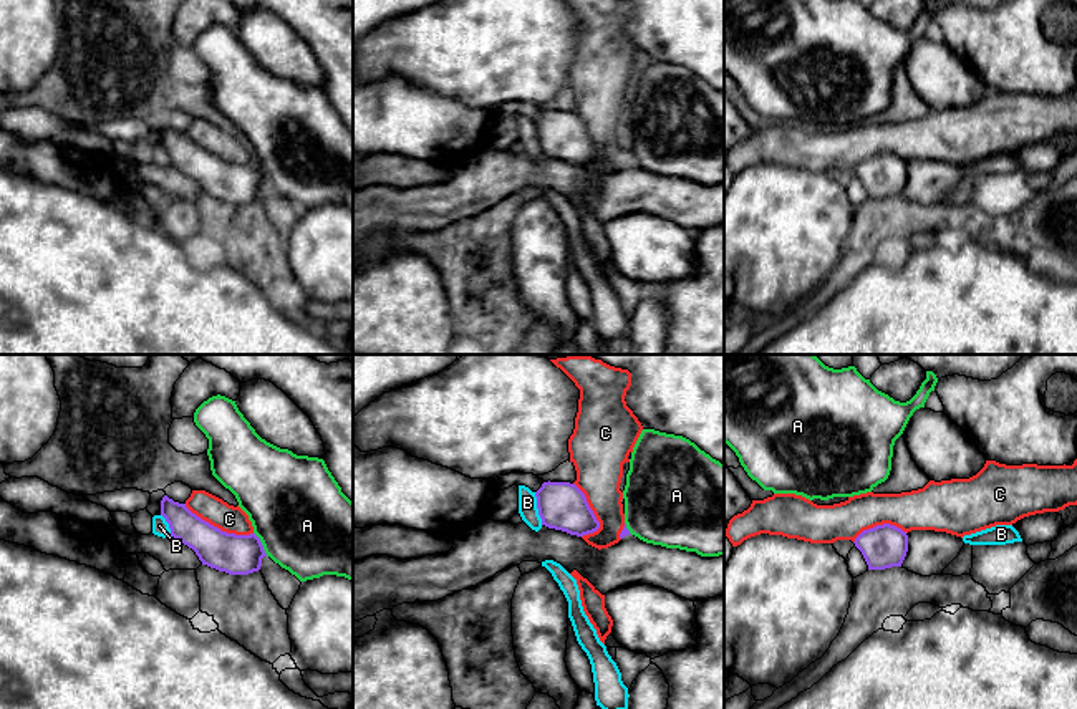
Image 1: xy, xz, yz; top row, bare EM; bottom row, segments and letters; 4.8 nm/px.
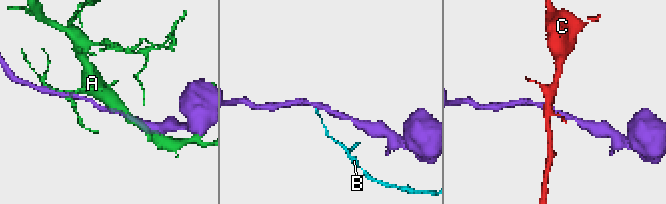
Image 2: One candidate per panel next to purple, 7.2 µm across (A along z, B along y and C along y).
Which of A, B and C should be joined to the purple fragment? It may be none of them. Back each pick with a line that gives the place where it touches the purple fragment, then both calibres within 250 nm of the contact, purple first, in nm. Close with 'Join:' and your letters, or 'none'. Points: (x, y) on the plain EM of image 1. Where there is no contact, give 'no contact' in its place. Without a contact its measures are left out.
Join: none

